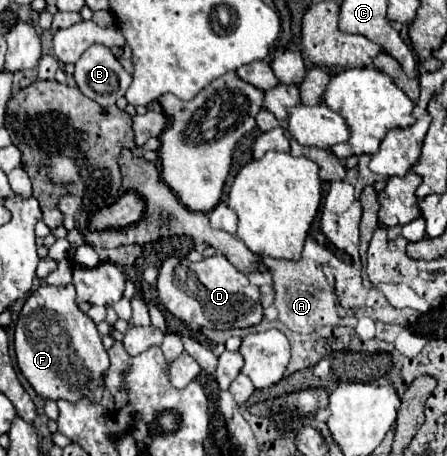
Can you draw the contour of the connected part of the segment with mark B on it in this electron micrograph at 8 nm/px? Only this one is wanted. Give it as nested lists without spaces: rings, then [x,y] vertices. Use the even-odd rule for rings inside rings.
[[[92,44],[80,56],[76,62],[74,78],[80,92],[100,106],[116,104],[116,100],[126,94],[132,82],[132,76],[104,44]]]

